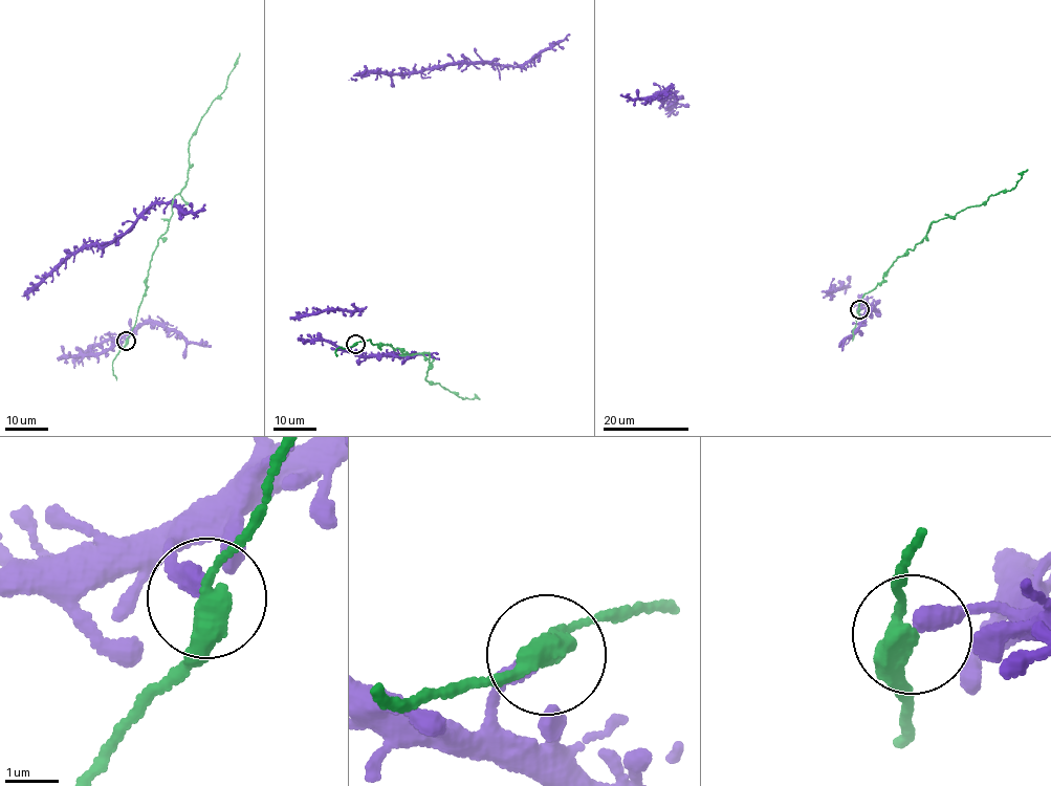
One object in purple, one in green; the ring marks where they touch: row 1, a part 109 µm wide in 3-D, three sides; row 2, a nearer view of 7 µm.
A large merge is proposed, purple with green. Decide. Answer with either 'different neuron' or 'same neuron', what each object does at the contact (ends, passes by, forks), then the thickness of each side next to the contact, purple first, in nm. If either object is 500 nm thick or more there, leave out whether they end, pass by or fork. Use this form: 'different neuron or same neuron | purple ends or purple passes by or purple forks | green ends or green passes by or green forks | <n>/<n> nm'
same neuron | purple ends | green passes by | 360/400 nm

